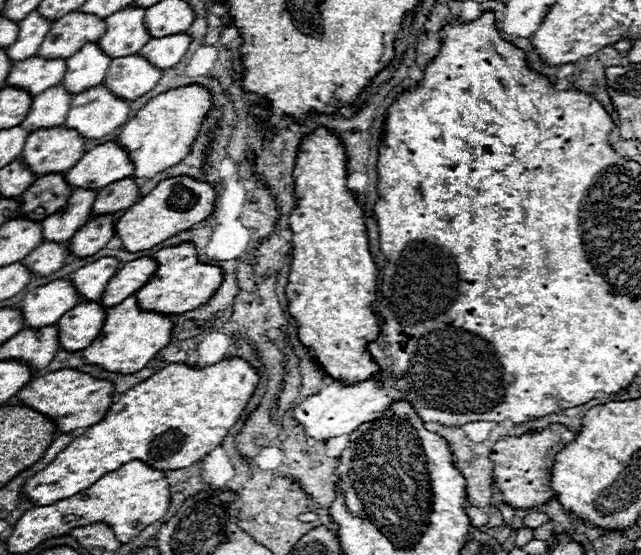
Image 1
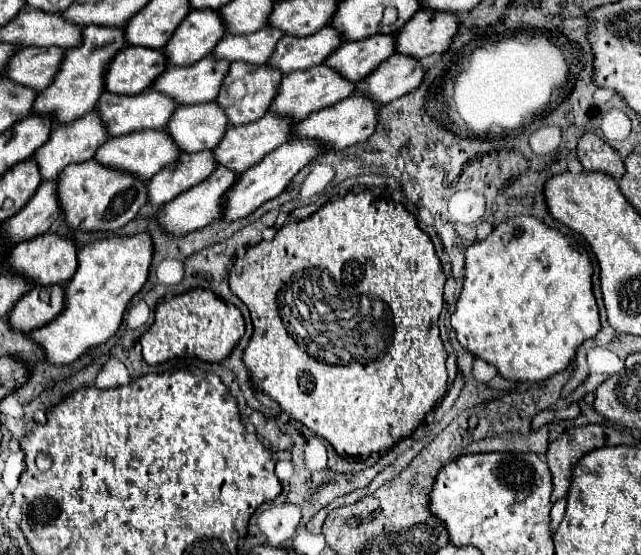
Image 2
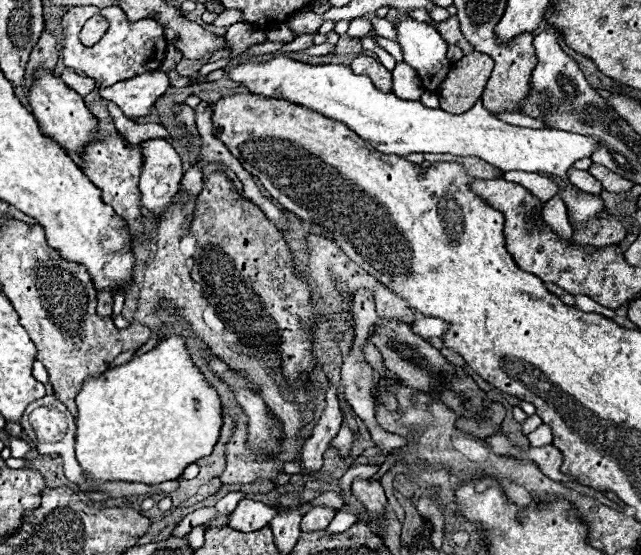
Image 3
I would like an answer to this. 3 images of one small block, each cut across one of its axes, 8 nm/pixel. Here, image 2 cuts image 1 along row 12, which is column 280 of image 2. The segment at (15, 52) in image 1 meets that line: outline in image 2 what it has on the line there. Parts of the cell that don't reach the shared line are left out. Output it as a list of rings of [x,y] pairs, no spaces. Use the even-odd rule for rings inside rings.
[[[264,26],[258,32],[252,34],[226,34],[212,56],[224,58],[230,62],[244,60],[252,64],[266,64],[276,48],[276,42],[284,36],[282,30],[276,30],[274,26]]]

